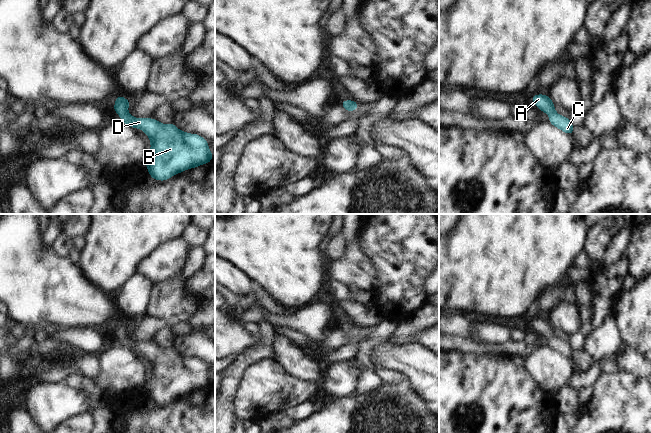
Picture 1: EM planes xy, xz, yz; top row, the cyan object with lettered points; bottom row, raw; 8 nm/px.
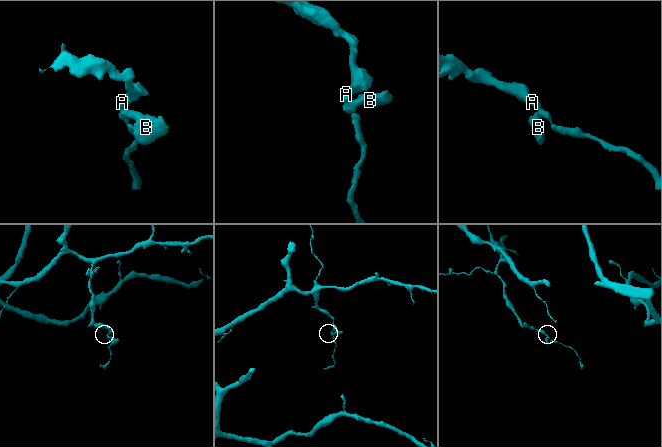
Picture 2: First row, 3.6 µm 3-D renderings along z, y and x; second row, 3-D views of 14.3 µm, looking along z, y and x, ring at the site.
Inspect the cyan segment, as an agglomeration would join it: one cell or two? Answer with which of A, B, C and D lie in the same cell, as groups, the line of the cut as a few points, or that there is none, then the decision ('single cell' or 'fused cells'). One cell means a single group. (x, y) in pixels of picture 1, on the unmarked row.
A B C D; no cut; single cell

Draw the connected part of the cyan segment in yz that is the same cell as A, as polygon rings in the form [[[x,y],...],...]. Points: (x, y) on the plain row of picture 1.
[[[535,318],[531,321],[532,326],[539,332],[540,335],[549,339],[549,347],[554,351],[559,352],[564,357],[573,359],[574,350],[570,342],[563,341],[555,336],[555,328],[552,326],[549,319]]]

